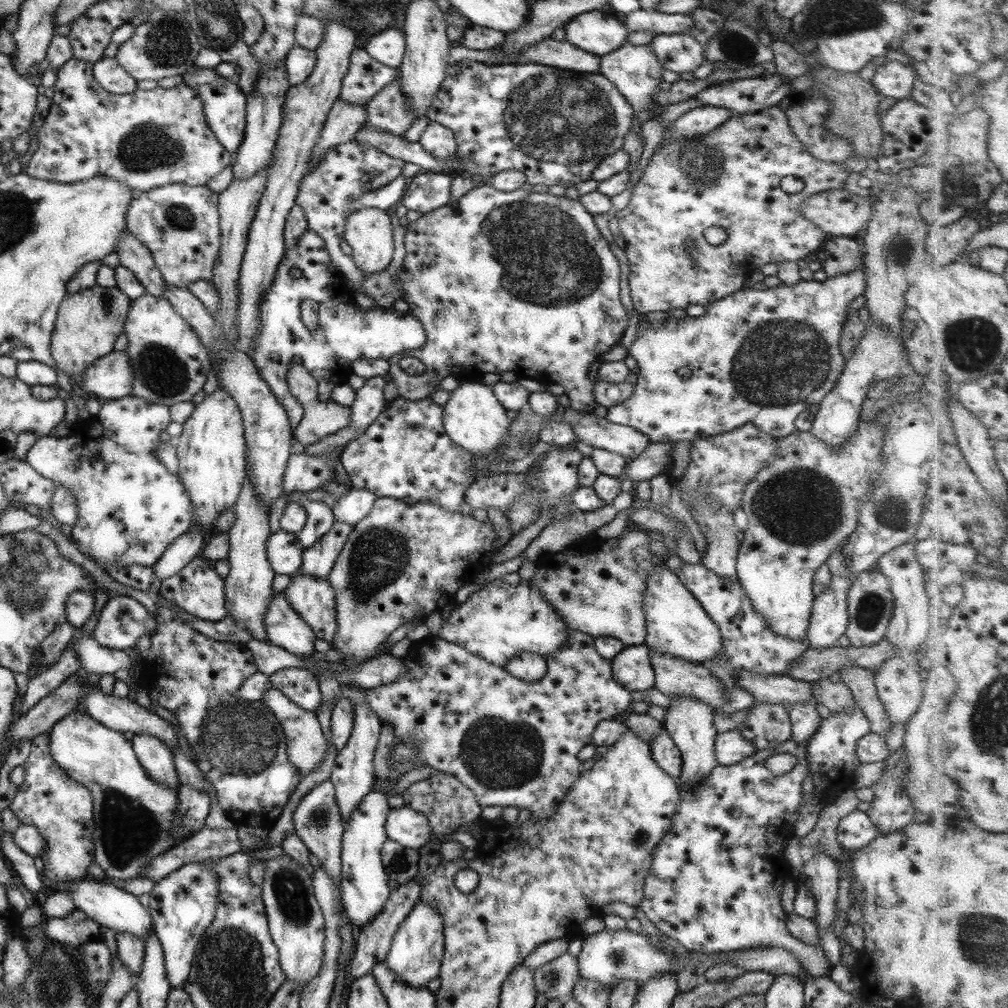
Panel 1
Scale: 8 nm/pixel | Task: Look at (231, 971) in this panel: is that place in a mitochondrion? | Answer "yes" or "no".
yes

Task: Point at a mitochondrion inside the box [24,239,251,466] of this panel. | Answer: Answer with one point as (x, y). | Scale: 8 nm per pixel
(160, 370)

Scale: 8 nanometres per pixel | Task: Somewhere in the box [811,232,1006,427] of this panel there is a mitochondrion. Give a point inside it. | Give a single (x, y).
(972, 344)

